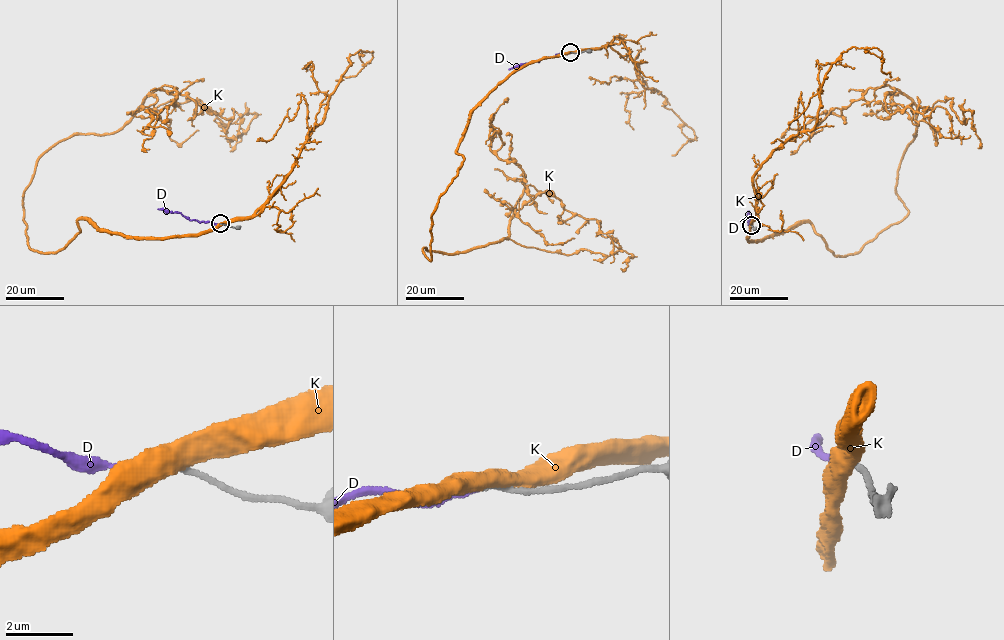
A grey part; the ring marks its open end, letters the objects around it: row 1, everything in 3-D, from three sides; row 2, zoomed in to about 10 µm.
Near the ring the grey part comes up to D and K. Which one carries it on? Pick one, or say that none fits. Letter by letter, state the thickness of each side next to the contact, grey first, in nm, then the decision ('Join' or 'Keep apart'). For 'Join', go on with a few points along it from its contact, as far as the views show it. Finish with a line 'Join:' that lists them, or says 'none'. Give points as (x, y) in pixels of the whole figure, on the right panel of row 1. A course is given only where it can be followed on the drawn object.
D: Thickness 150 nm (grey) against 140 nm. Keep apart
K: Thickness 190 nm (grey) against 600 nm. Keep apart
Join: none

